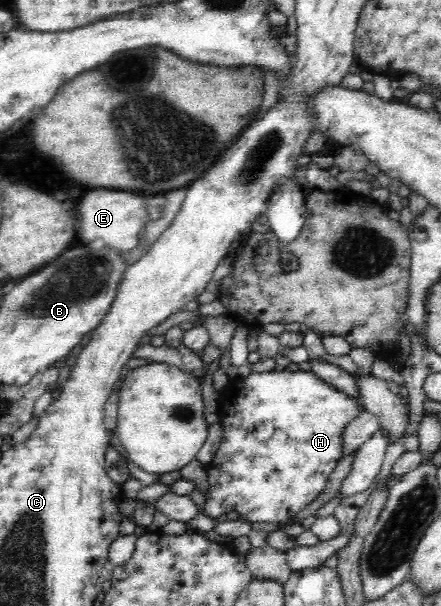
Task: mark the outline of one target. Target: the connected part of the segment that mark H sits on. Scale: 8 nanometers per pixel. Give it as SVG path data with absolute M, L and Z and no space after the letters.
M271 370L262 373L252 372L248 377L230 379L225 387L221 390L220 396L220 409L221 409L221 426L222 436L219 449L216 451L213 459L205 466L207 473L207 480L210 487L205 495L204 508L200 511L203 514L217 520L224 513L231 511L238 511L240 519L244 522L253 523L272 523L272 524L285 524L291 522L300 511L305 509L308 504L311 504L320 492L326 487L328 477L332 473L336 463L343 457L341 449L342 445L342 432L344 426L348 422L357 421L362 419L362 410L359 409L357 402L349 398L346 394L336 391L334 387L329 386L328 383L322 381L315 373L311 371L297 370L289 372L287 370Z

